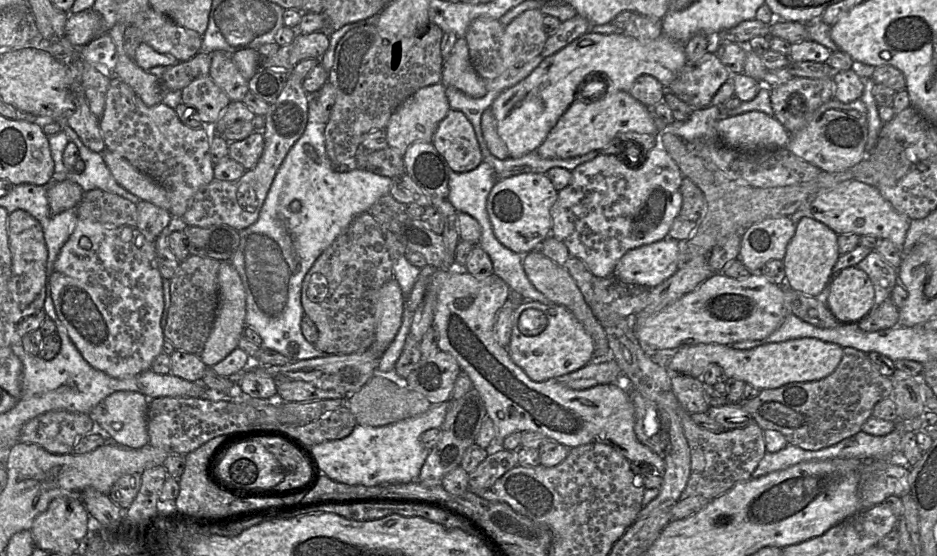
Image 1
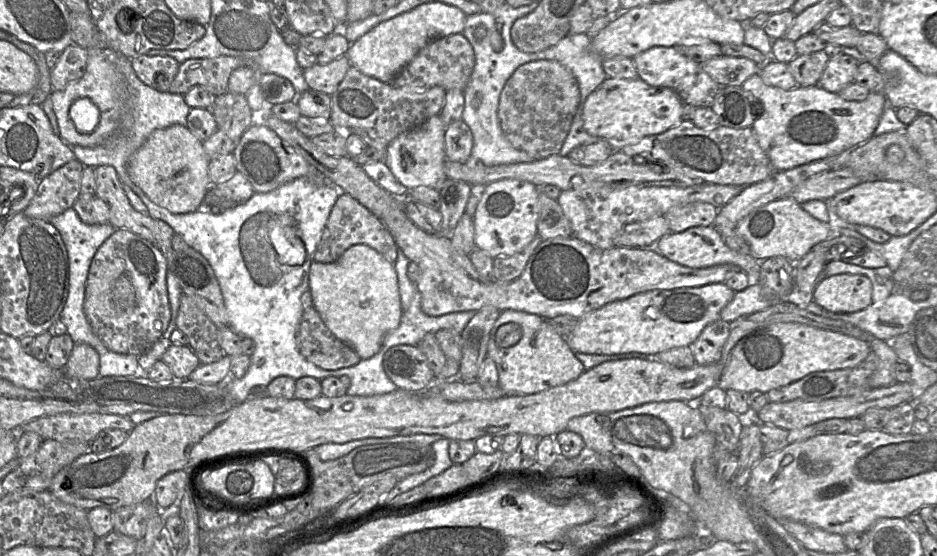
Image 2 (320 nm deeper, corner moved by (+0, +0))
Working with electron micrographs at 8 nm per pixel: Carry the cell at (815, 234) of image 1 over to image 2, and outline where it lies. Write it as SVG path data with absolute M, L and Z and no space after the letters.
M696 226L682 232L669 232L662 236L653 246L653 250L667 259L691 268L705 268L714 265L731 265L748 274L750 285L759 283L760 261L751 254L743 255L730 249L720 232L713 226Z

